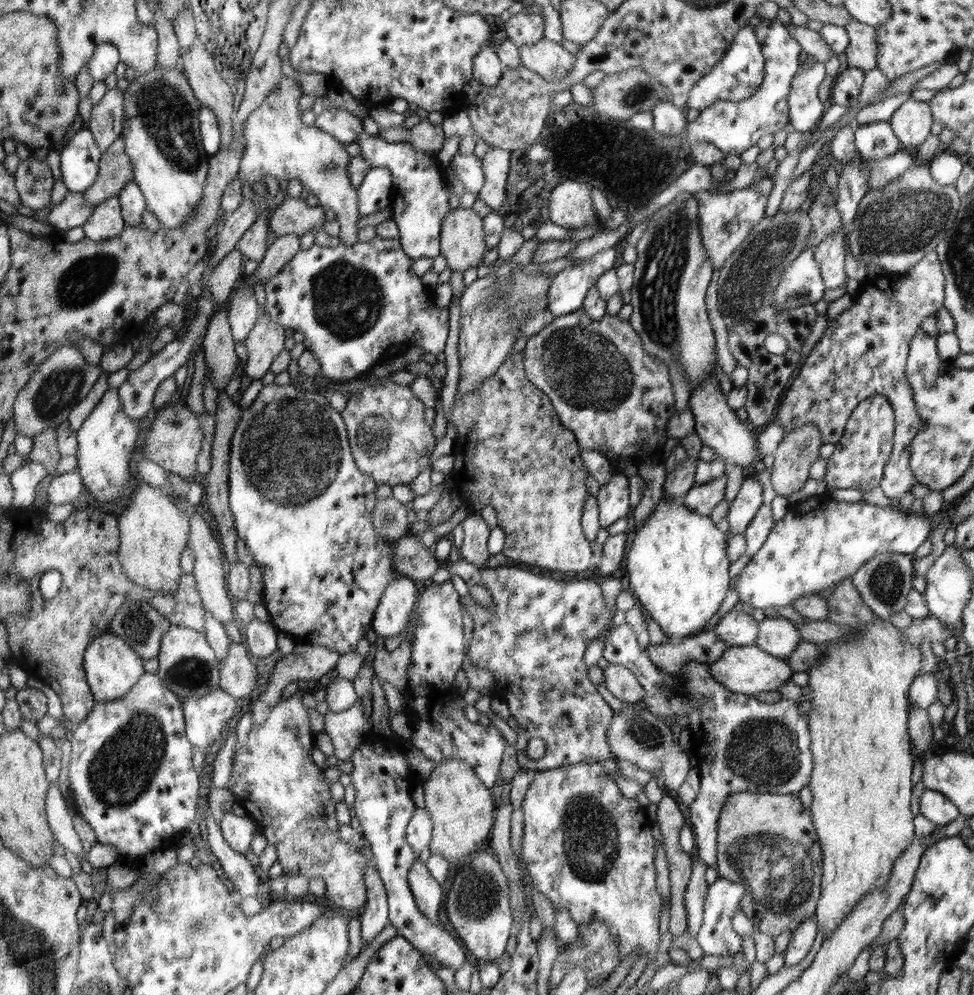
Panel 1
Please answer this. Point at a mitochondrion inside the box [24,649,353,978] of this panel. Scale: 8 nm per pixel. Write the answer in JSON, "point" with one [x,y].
{"point":[120,774]}

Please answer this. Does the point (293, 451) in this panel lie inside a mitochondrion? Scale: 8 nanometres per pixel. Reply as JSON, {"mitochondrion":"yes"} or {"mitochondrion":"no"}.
{"mitochondrion":"yes"}

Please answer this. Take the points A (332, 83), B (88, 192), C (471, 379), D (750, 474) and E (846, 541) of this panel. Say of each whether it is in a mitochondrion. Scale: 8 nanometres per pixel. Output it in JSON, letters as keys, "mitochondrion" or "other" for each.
{"A":"other","B":"other","C":"other","D":"other","E":"other"}

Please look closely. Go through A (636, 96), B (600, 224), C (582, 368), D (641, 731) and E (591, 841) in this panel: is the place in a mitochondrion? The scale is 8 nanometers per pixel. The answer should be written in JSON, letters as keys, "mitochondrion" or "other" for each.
{"A":"mitochondrion","B":"other","C":"mitochondrion","D":"mitochondrion","E":"mitochondrion"}

